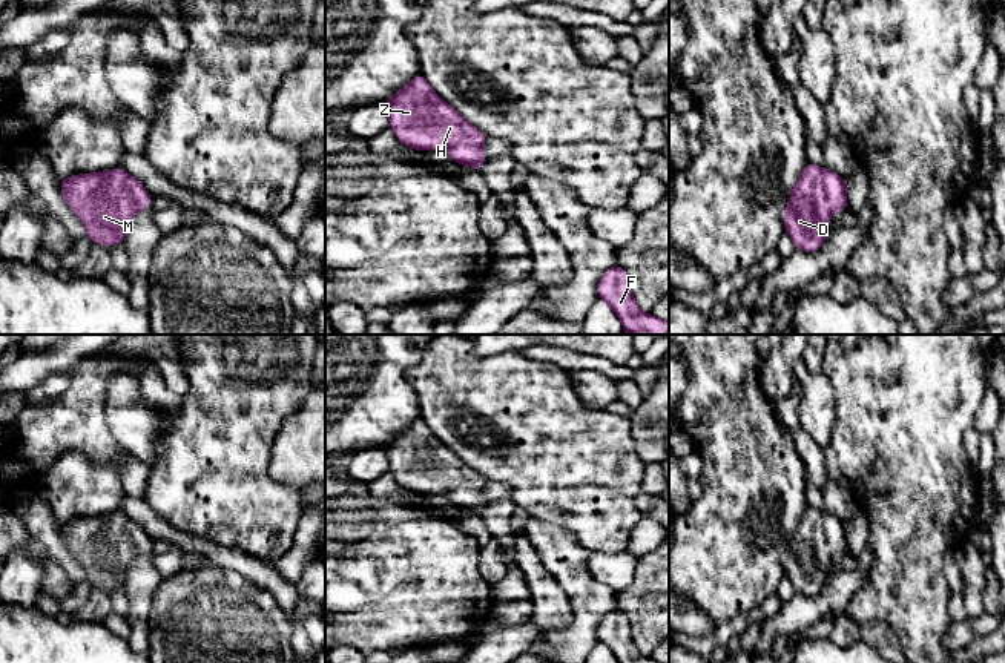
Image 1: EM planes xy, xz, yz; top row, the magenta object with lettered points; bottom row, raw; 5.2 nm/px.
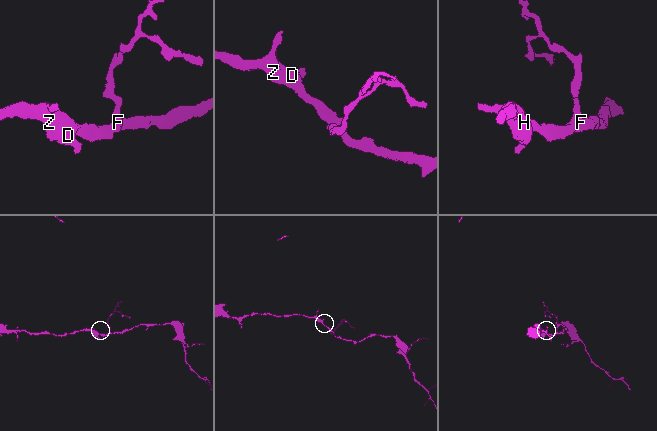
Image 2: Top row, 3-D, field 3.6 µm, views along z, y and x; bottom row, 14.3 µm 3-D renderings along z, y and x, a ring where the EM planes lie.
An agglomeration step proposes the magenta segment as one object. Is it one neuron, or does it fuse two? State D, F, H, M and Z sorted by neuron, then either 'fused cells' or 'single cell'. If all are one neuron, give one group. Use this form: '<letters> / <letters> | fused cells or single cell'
D F H M Z | single cell

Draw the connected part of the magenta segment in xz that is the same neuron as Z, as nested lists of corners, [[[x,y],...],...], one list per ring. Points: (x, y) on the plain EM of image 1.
[[[420,416],[381,450],[397,483],[410,493],[445,494],[471,514],[480,514],[489,503],[480,493],[486,477],[445,447]]]

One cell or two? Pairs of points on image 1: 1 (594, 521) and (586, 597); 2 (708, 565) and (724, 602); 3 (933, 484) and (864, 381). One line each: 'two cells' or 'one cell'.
1: two cells
2: one cell
3: one cell

